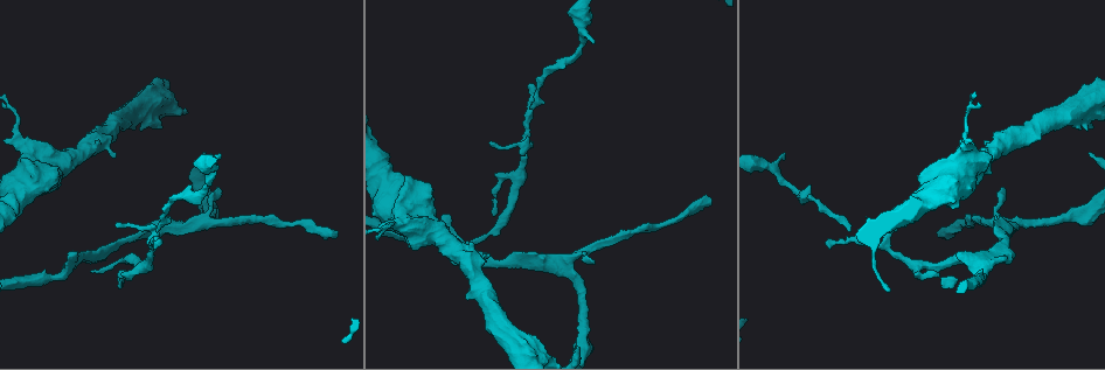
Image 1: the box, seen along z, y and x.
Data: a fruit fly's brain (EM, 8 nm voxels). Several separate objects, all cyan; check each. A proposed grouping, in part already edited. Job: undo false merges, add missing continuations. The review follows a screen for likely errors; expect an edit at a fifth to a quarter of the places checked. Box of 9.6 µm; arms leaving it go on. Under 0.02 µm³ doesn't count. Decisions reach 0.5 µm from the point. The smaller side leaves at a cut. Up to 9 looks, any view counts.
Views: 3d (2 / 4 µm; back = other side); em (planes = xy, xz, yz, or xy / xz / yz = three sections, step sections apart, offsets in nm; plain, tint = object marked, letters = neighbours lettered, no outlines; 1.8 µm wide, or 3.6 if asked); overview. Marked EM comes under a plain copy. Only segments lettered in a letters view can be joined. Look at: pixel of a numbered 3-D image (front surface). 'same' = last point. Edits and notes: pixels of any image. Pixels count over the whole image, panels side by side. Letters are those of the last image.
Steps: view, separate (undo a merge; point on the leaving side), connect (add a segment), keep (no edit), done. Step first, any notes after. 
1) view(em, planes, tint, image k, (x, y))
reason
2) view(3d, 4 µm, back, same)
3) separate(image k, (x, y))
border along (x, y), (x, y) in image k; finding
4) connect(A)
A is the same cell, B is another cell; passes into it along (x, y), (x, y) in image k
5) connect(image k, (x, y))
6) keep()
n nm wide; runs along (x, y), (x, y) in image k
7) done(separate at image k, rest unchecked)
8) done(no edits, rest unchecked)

view(em, 3.6 µm, planes, letters, image 1, (957, 206))
thick end

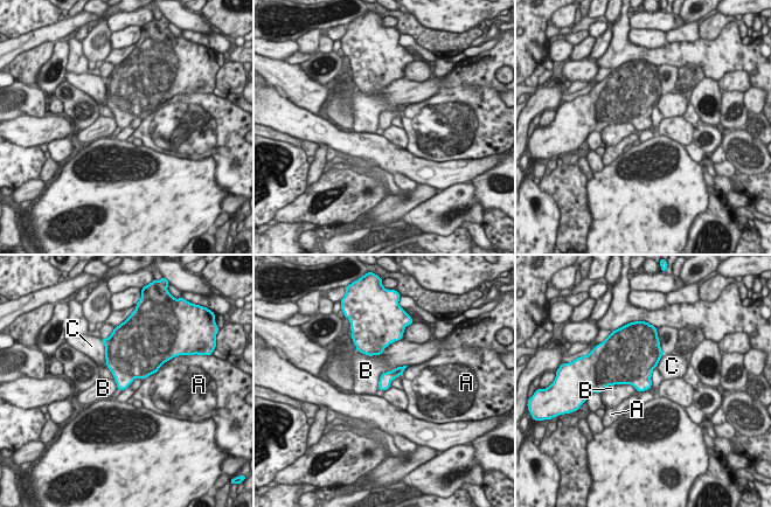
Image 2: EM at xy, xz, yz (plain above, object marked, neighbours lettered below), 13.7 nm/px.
keep()
A, B and C are other cells; border along (405, 365), (386, 370), (377, 389) in image 2; no lettered segment goes on from it

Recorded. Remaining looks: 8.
view(3d, 4 µm, image 1, (952, 287))
thin end

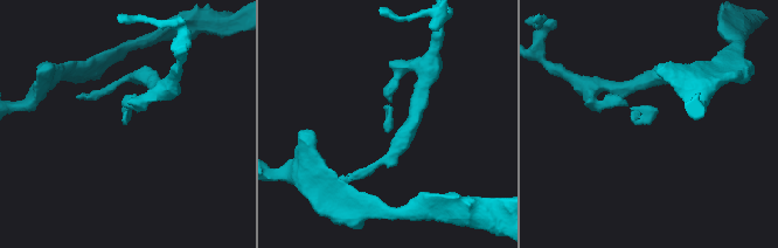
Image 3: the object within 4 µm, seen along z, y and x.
view(em, planes, tint, image 3, (647, 124))
need the tissue

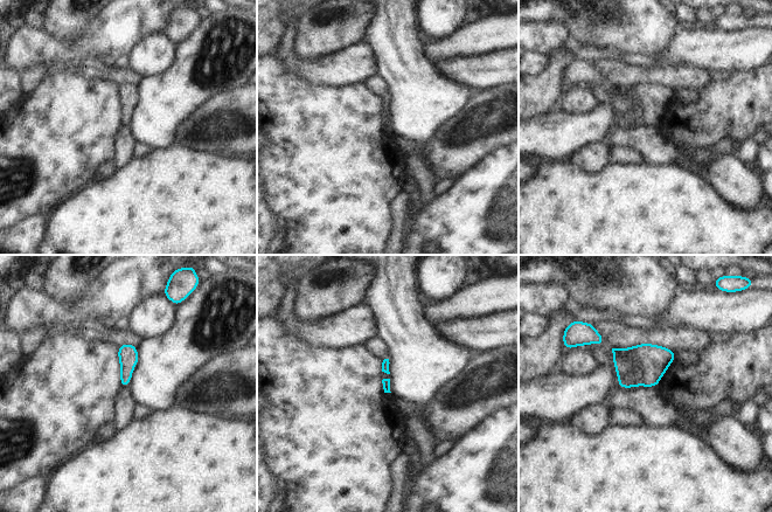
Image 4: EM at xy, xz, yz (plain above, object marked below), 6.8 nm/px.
view(em, planes, letters, same)
what lies round it

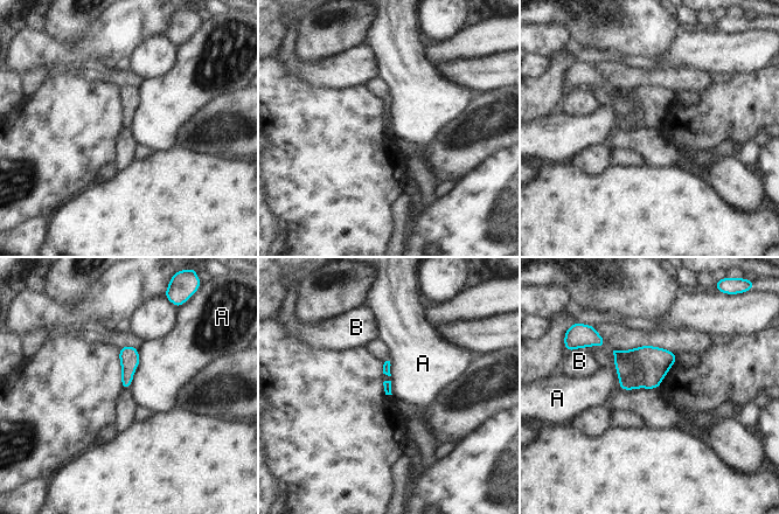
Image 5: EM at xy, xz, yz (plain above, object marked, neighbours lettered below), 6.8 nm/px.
keep()
A and B are other cells; border along (138, 348), (139, 365), (129, 388) in image 5; no lettered segment goes on from it

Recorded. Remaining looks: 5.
view(em, planes, letters, image 1, (18, 118))
calibre changes

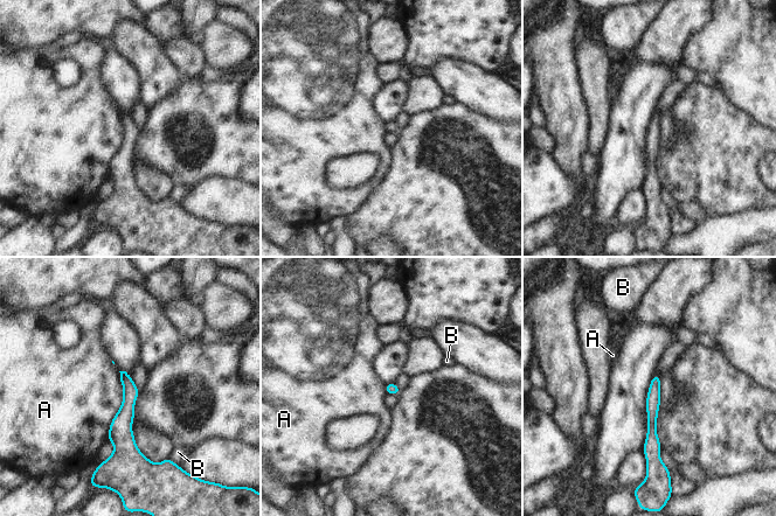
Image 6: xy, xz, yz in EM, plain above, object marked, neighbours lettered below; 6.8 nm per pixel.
keep()
A touches over 480 nm; A and B are other cells; runs along (123, 374), (127, 383), (124, 458) in image 6; all the same neuron

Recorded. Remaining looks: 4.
view(em, yz, step 8, tint, image 1, (709, 201))
an open end

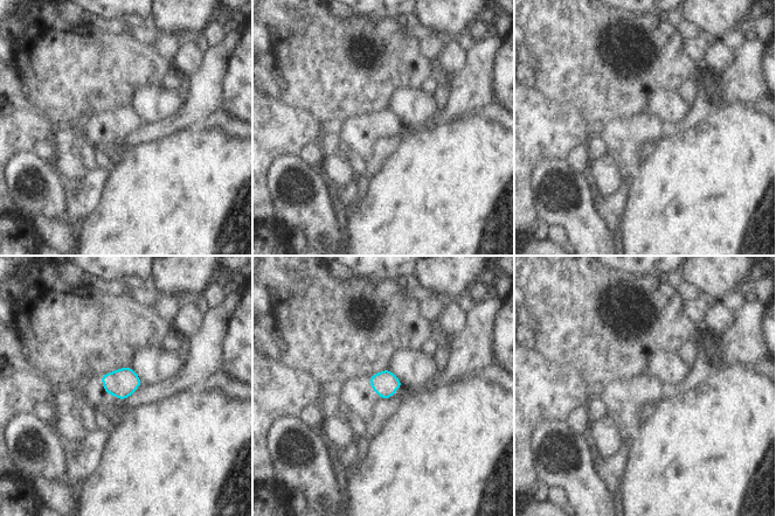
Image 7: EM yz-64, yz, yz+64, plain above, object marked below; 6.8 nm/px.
view(em, planes, letters, same)

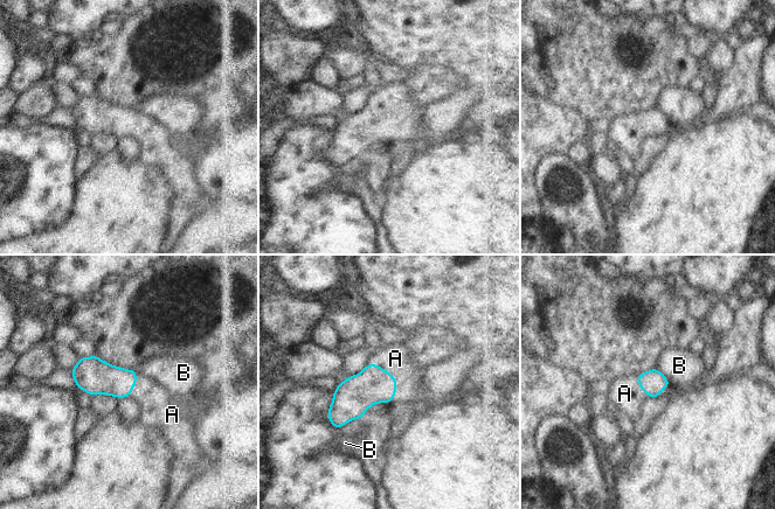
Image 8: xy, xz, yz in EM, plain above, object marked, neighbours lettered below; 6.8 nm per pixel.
connect(A)
A is the same cell, B is another cell; passes into it along (374, 384), (393, 376), (395, 358) in image 8; it goes on there

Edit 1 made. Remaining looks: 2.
done(connect at image 8, rest unchecked)

